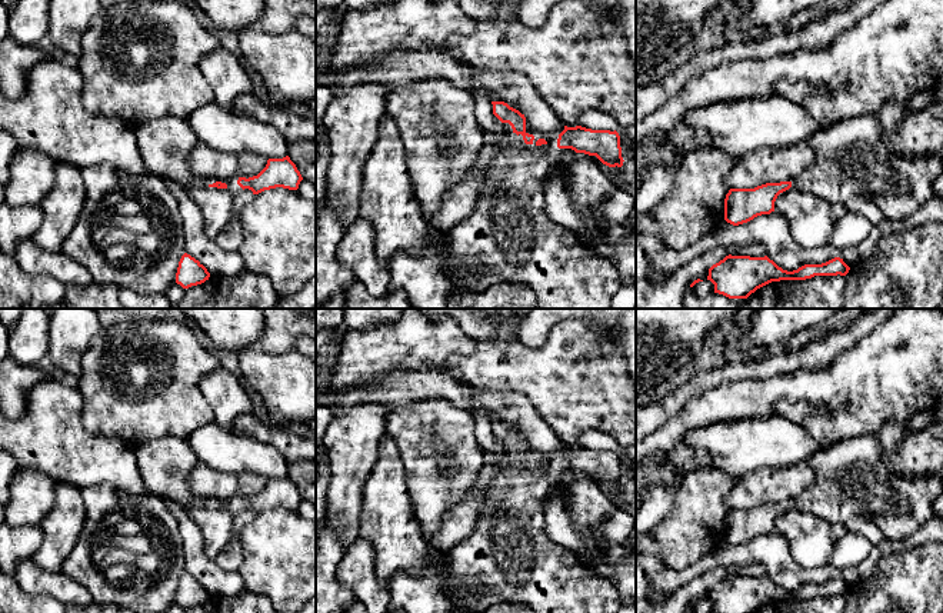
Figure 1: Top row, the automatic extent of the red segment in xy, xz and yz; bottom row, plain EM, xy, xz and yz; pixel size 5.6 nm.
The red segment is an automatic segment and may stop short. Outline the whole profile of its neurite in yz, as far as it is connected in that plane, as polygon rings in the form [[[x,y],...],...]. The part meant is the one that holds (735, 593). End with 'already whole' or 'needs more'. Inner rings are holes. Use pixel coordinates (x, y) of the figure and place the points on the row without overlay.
[[[726,576],[709,589],[707,600],[714,604],[714,613],[754,613],[757,609],[780,600],[806,600],[814,596],[846,596],[850,587],[840,577],[822,584],[804,584],[787,592],[767,576]]]; already whole

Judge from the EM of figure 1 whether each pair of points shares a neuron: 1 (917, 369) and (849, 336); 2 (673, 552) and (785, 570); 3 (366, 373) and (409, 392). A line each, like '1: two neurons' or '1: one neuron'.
1: two neurons
2: two neurons
3: two neurons

